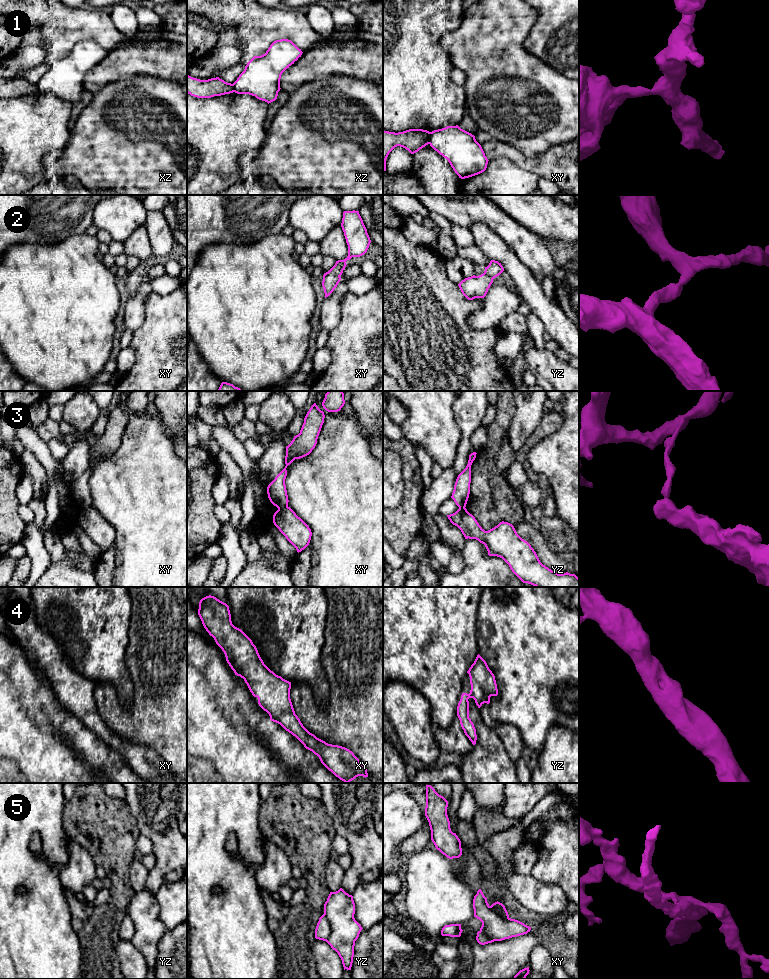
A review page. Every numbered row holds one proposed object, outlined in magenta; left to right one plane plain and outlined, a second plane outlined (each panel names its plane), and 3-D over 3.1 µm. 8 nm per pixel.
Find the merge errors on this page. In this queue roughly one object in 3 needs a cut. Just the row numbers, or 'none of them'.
1, 3, 5

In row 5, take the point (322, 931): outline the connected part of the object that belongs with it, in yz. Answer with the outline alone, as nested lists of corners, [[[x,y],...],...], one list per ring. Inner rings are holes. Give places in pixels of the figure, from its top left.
[[[323,914],[317,923],[315,929],[315,938],[319,940],[326,941],[330,934],[330,925],[327,917]]]

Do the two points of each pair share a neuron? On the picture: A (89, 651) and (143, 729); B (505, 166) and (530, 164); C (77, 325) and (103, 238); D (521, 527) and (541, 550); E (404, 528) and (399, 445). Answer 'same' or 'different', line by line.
A: different
B: different
C: different
D: same
E: same

